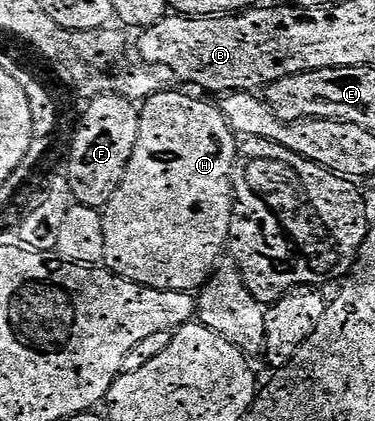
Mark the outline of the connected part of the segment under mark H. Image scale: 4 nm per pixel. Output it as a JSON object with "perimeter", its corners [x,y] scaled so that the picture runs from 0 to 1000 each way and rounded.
{"perimeter":[[[448,216],[419,221],[379,242],[371,259],[371,309],[360,347],[349,361],[349,375],[339,390],[333,416],[291,482],[272,499],[275,556],[280,558],[280,587],[275,589],[272,627],[296,648],[309,648],[315,658],[344,663],[368,677],[408,682],[429,691],[483,691],[485,696],[517,698],[541,684],[552,660],[560,658],[565,639],[576,637],[587,618],[584,599],[597,599],[605,582],[605,551],[616,537],[616,492],[621,485],[621,451],[616,447],[616,404],[627,399],[627,356],[632,352],[629,318],[619,316],[613,297],[595,280],[581,247],[560,249],[552,240],[528,240],[520,230],[507,230],[499,221],[467,221]]]}

